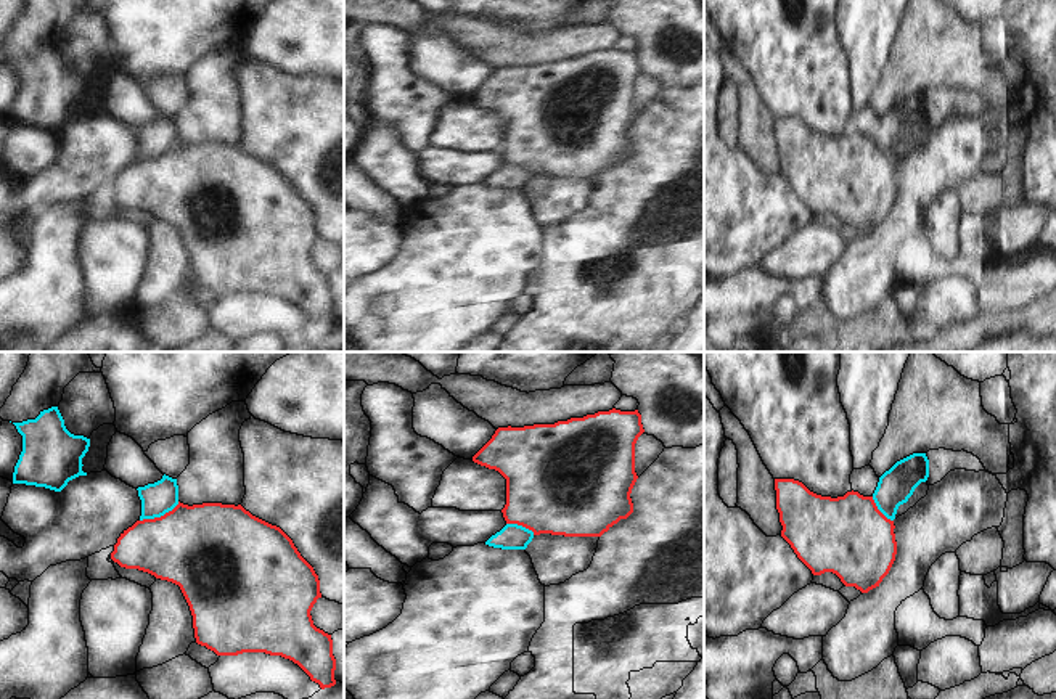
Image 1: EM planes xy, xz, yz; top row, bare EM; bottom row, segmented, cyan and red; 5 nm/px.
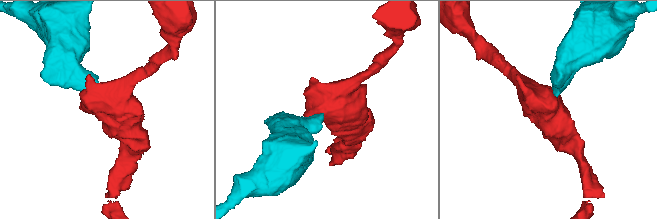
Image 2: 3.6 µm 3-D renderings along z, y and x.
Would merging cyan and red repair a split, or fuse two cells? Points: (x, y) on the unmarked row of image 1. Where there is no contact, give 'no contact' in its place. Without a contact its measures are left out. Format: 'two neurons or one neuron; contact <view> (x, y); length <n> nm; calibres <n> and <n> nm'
two neurons; contact xy (159, 156); length 220 nm; calibres 160 and 420 nm

